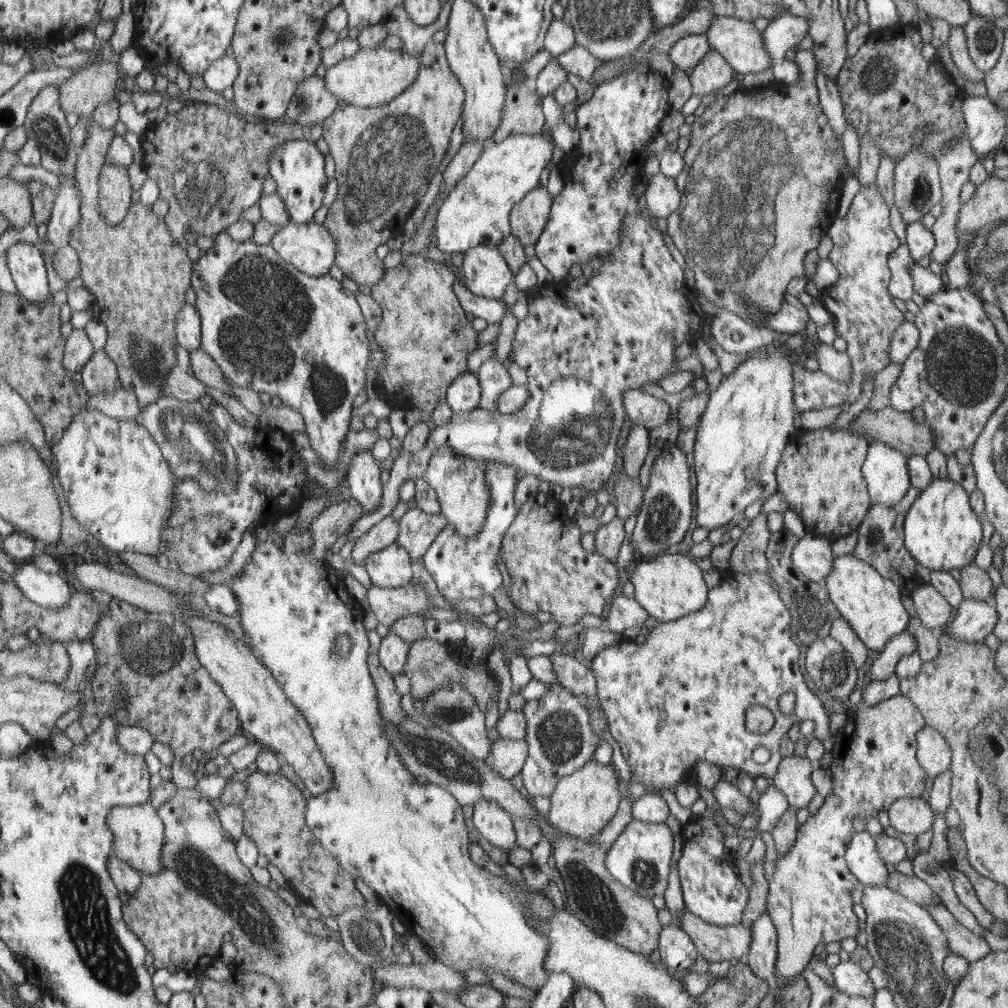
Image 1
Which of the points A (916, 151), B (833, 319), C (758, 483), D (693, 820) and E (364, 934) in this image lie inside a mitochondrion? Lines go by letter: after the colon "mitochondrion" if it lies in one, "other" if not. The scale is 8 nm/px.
A: mitochondrion
B: other
C: mitochondrion
D: other
E: mitochondrion

